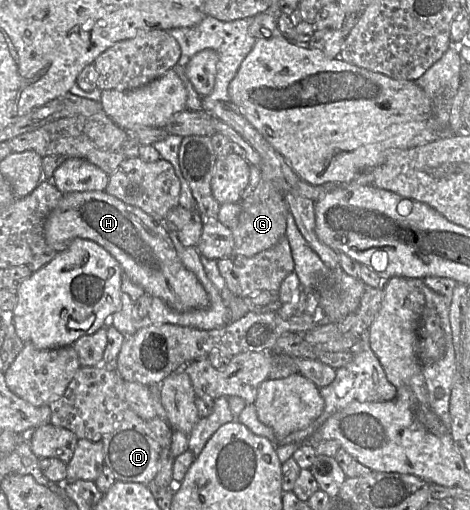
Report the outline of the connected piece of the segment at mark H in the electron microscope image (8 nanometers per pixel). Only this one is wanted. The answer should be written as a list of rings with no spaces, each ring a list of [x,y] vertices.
[[[84,191],[64,193],[48,215],[44,225],[46,244],[57,253],[68,248],[75,238],[94,241],[106,249],[120,264],[122,271],[134,283],[141,286],[145,293],[162,299],[169,307],[183,312],[206,308],[210,298],[193,272],[188,270],[179,259],[169,238],[163,220],[156,220],[142,209],[128,205],[105,191]]]

